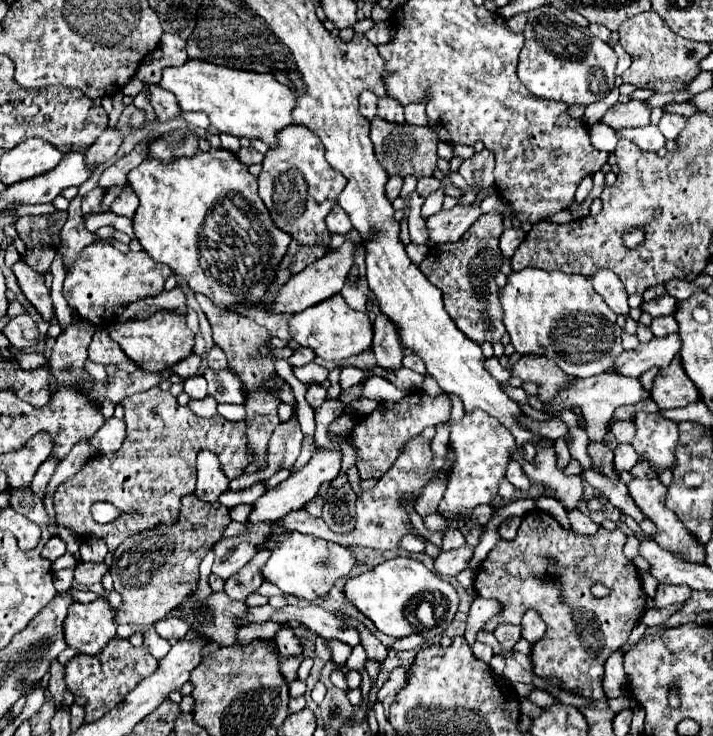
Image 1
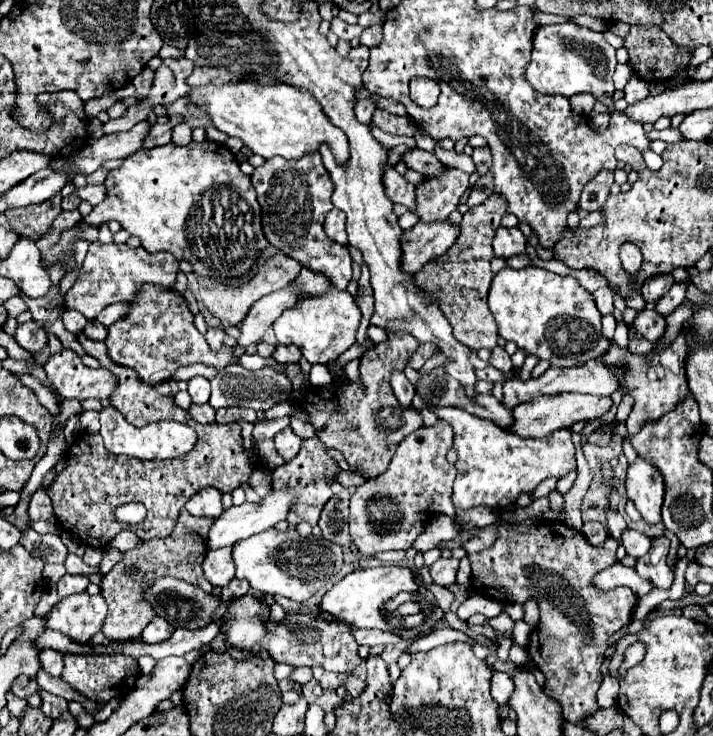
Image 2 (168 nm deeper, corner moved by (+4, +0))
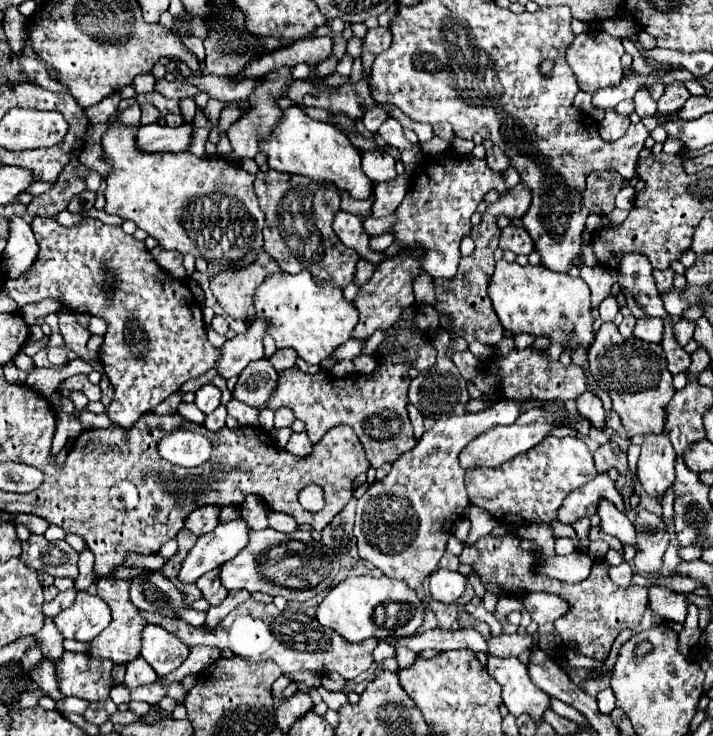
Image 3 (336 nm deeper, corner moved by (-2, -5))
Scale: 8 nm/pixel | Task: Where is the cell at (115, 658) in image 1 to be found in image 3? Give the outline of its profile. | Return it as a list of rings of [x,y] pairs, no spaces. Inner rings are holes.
[[[62,653],[62,661],[56,665],[56,677],[58,677],[58,689],[62,695],[72,695],[84,701],[104,701],[110,695],[112,683],[110,683],[110,671],[112,663],[108,659],[94,659],[88,657],[86,653]]]

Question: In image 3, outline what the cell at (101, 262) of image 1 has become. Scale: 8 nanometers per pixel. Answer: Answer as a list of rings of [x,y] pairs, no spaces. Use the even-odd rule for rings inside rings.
[[[160,245],[154,247],[150,253],[152,253],[152,257],[158,261],[158,265],[160,265],[166,273],[170,273],[174,279],[184,279],[184,277],[186,277],[186,269],[184,269],[184,265],[182,265],[182,255],[180,255],[180,253],[166,251],[166,249],[162,249]]]

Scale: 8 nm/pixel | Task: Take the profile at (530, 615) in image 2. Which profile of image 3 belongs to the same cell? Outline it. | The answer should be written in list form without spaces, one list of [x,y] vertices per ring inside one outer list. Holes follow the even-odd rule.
[[[528,593],[524,597],[524,607],[530,611],[532,621],[536,621],[538,625],[556,621],[558,617],[568,613],[568,601],[548,593]]]

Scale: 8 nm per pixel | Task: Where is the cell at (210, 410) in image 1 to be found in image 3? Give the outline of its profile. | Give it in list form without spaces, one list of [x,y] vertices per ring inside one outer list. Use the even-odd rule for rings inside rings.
[[[220,405],[214,413],[210,413],[210,415],[206,415],[206,421],[204,421],[204,427],[208,429],[208,431],[218,431],[218,429],[222,429],[224,427],[224,419],[226,419],[226,407],[224,405]]]

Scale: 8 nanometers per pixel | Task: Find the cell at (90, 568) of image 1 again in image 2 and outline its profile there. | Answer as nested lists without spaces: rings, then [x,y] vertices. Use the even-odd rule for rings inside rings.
[[[64,574],[58,582],[58,594],[62,598],[66,596],[72,596],[72,594],[80,594],[88,588],[90,580],[86,574]]]

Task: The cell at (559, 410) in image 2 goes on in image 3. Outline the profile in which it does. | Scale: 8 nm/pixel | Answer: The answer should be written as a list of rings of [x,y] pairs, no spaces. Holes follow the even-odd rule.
[[[530,409],[528,413],[522,413],[518,417],[518,421],[514,421],[512,425],[494,425],[494,429],[488,429],[486,433],[480,433],[474,441],[470,441],[470,445],[466,445],[460,453],[460,465],[464,469],[476,469],[476,467],[498,467],[504,461],[510,461],[512,457],[526,453],[528,449],[536,447],[554,427],[558,415],[542,411],[542,409]]]

